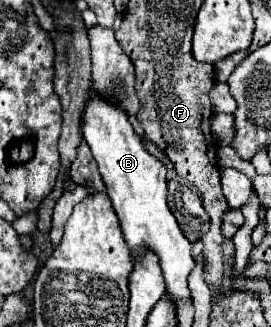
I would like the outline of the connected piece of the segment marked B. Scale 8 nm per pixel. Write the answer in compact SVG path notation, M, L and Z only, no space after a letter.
M94 95L90 97L86 113L82 117L82 135L98 163L100 175L106 185L106 193L118 215L130 255L134 259L140 259L142 253L152 251L162 267L162 277L166 283L164 297L168 297L172 303L192 299L188 275L196 267L196 261L192 257L192 243L182 233L176 217L172 215L166 203L164 163L144 149L142 139L136 135L122 109L110 105L108 101L94 99Z

